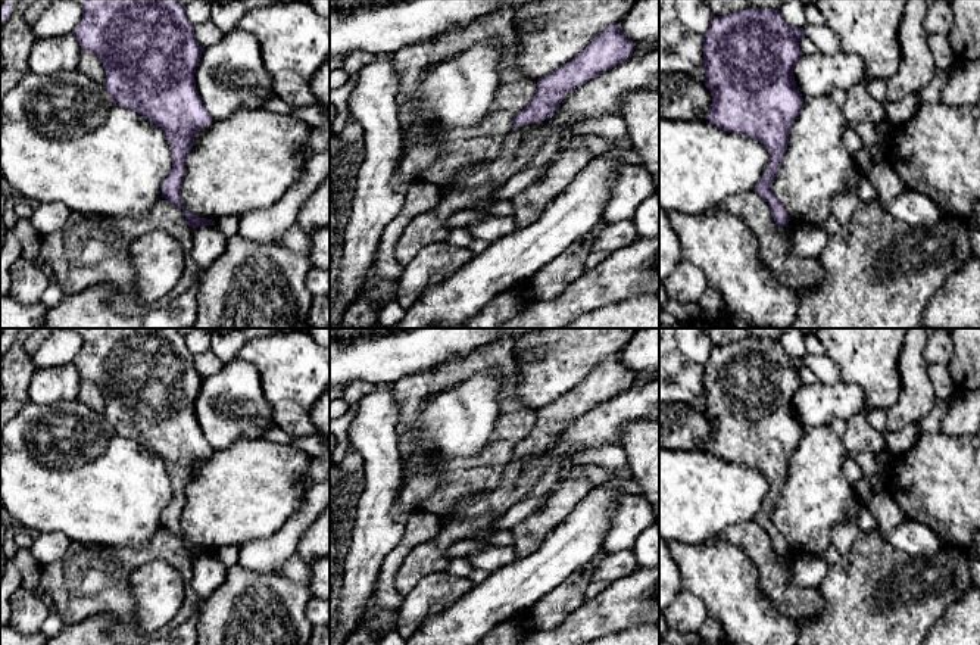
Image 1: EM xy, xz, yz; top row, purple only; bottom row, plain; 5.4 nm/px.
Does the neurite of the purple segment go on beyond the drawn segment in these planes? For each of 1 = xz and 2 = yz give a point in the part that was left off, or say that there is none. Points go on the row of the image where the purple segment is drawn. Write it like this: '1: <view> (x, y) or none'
1: none
2: none

